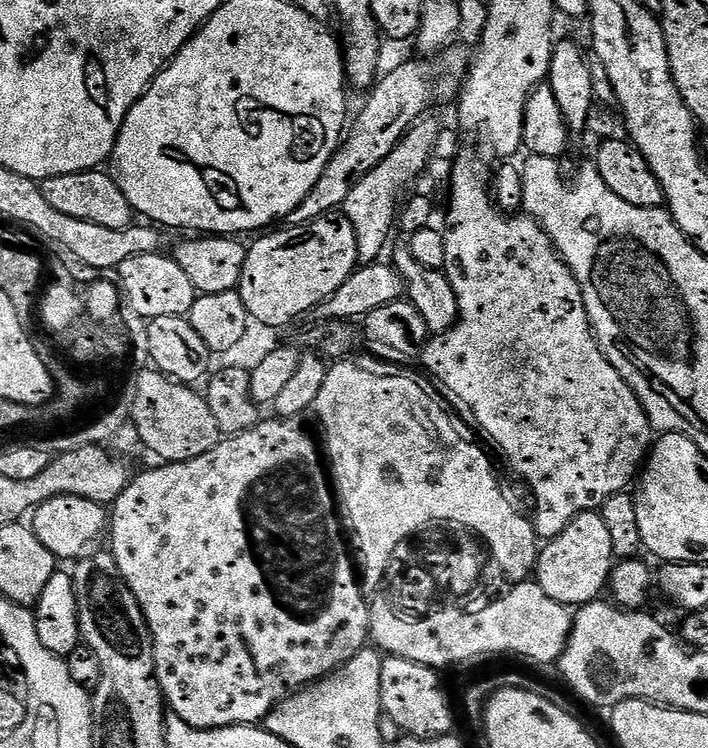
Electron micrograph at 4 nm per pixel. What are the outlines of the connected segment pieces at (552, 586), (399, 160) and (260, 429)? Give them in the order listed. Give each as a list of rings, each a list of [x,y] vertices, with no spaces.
[[[599,511],[583,512],[574,518],[574,522],[570,522],[570,526],[566,526],[566,530],[562,530],[562,534],[539,549],[534,580],[542,586],[542,590],[546,590],[548,597],[554,598],[554,602],[579,606],[601,599],[608,587],[613,567],[610,530],[606,530],[606,522],[602,522]]]
[[[429,118],[420,119],[415,126],[400,139],[398,146],[394,146],[394,150],[390,150],[388,157],[378,166],[374,166],[374,170],[367,172],[367,174],[356,183],[354,190],[350,190],[350,198],[346,198],[342,215],[350,222],[350,226],[354,226],[354,238],[358,242],[358,254],[356,255],[356,259],[360,264],[375,264],[383,257],[380,255],[383,254],[384,247],[387,246],[388,239],[392,236],[392,228],[394,232],[398,224],[398,201],[405,195],[404,187],[406,187],[419,172],[420,174],[423,173],[428,167],[431,154],[439,142],[439,134],[442,129],[441,123],[439,124],[436,120],[428,119]]]
[[[261,419],[260,423],[254,425],[250,430],[246,430],[237,436],[221,439],[220,443],[214,446],[214,450],[202,454],[202,458],[190,458],[186,462],[174,462],[173,464],[164,462],[156,466],[160,468],[152,468],[149,472],[137,471],[133,475],[132,481],[126,486],[126,490],[122,490],[122,494],[118,494],[116,501],[110,505],[110,536],[112,532],[110,551],[114,562],[118,562],[118,570],[126,582],[126,586],[130,586],[130,590],[134,594],[134,598],[138,602],[142,614],[146,618],[146,626],[152,635],[152,641],[154,642],[154,662],[156,663],[156,680],[160,683],[160,693],[163,694],[171,715],[182,718],[182,722],[186,722],[192,728],[236,728],[239,724],[247,724],[249,726],[259,725],[268,717],[270,710],[276,704],[285,700],[293,692],[307,685],[314,684],[318,680],[323,680],[326,676],[331,676],[334,669],[341,668],[343,664],[350,662],[350,658],[354,658],[354,654],[362,651],[370,640],[368,634],[369,601],[366,599],[366,596],[364,600],[363,594],[360,593],[360,584],[356,581],[356,572],[353,569],[353,558],[344,560],[344,548],[340,548],[340,540],[336,540],[336,520],[332,520],[332,508],[335,504],[328,504],[328,495],[334,491],[334,488],[330,483],[330,476],[326,471],[326,464],[322,459],[321,449],[318,447],[318,444],[318,449],[316,449],[315,442],[308,437],[308,432],[300,425],[301,421],[299,419],[271,419]]]

